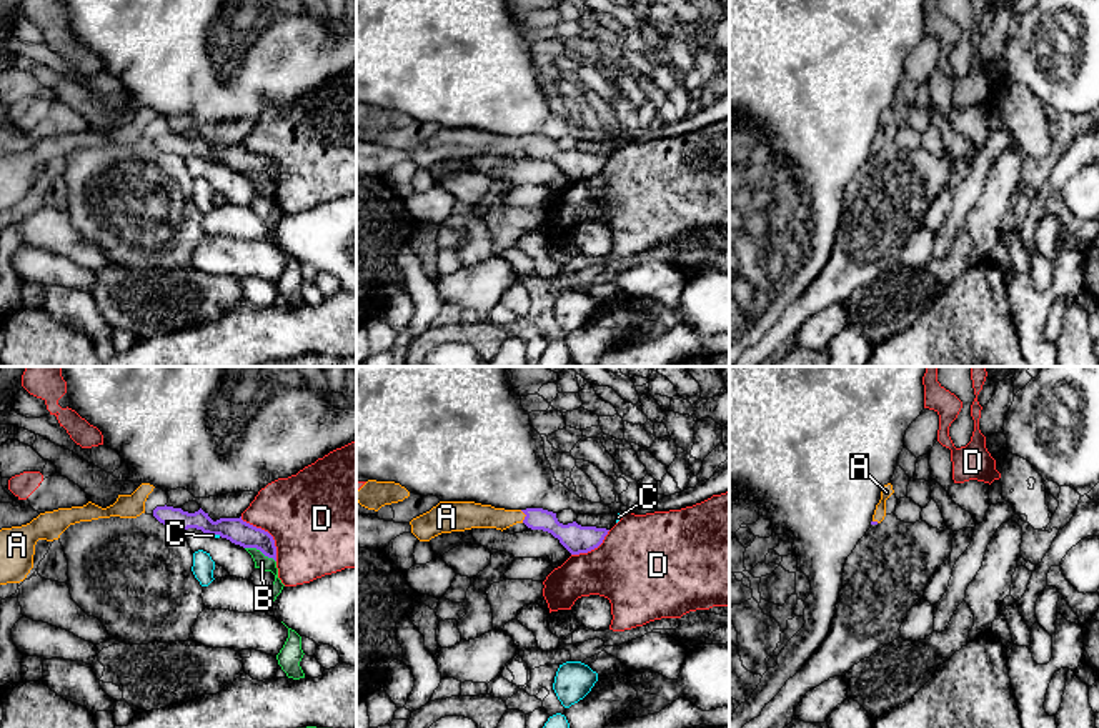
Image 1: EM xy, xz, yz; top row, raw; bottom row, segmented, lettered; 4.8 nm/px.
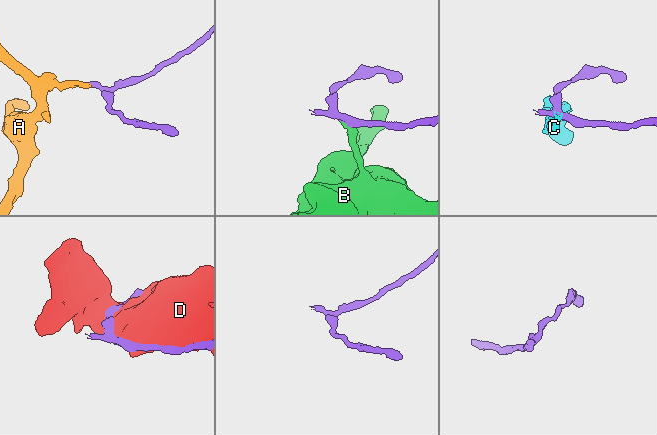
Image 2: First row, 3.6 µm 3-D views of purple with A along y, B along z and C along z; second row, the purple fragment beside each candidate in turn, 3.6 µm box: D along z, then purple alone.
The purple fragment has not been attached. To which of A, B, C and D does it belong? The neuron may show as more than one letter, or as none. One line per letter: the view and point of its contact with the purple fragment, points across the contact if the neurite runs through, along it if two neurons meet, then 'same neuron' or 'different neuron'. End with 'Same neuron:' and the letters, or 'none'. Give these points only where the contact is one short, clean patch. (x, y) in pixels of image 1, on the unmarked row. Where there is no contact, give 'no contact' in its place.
A: contact xz (525, 144); way xz (571, 164), (547, 147), (525, 144), (473, 142); same neuron
B: contact xy (260, 177); border xy (245, 174), (255, 174), (275, 189); different neuron
C: contact xy (217, 160); border xy (212, 160), (220, 162); different neuron
D: contact xy (268, 160); different neuron
Same neuron: A

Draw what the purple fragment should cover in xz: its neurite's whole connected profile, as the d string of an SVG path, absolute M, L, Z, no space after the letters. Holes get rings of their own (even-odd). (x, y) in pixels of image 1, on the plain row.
M440 128L430 138L410 148L411 160L420 168L430 168L441 160L471 155L496 155L503 158L516 150L551 160L571 182L598 175L609 158L606 155L581 153L576 148L563 152L558 148L556 140L543 135L505 137L475 128Z

